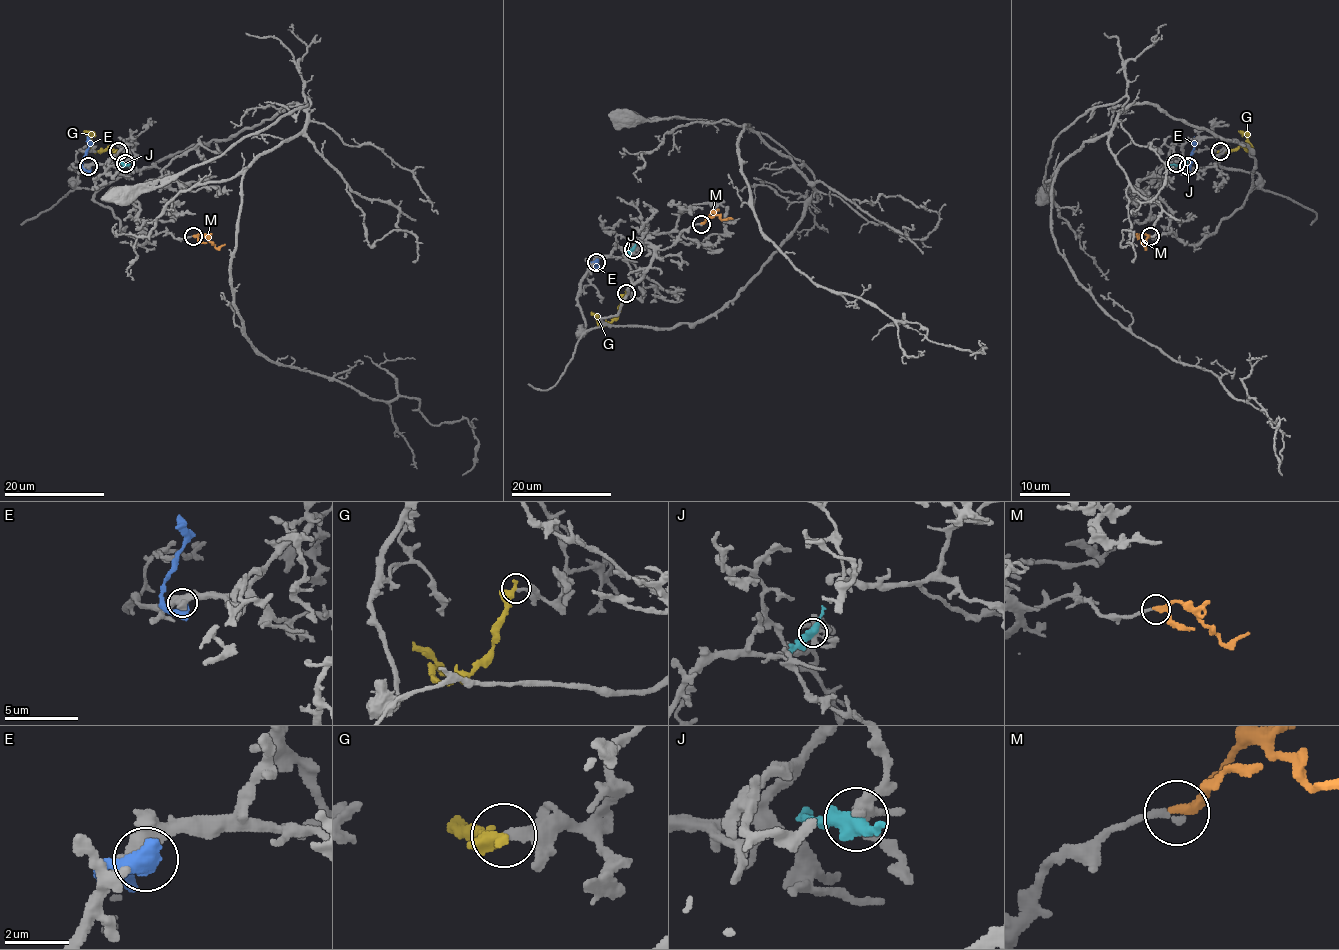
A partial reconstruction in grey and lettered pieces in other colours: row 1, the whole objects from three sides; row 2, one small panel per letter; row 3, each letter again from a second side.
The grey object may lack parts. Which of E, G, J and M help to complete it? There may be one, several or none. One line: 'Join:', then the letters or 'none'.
Join: M

